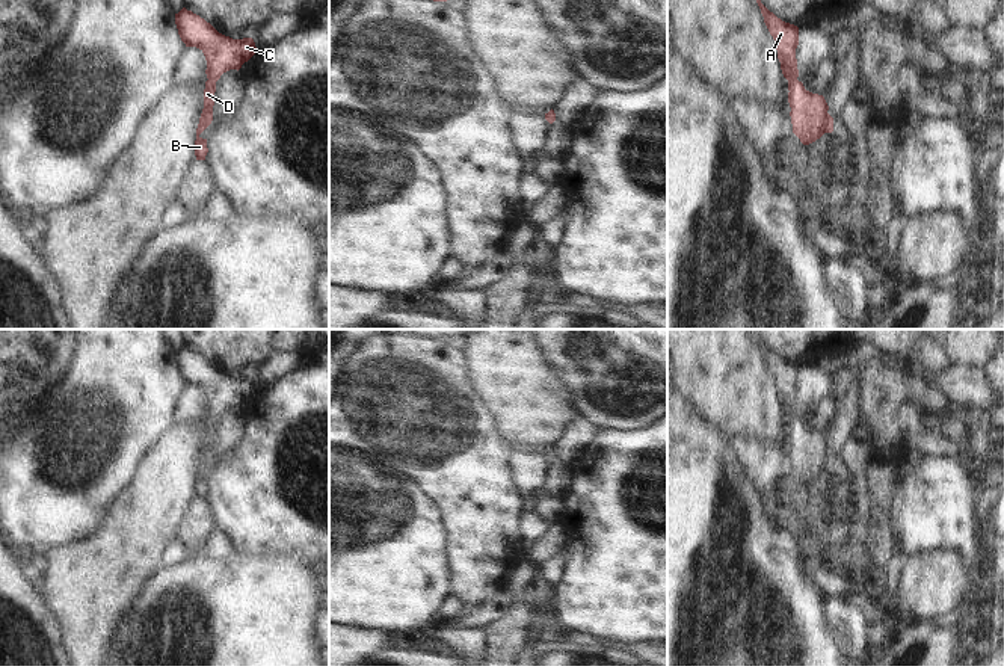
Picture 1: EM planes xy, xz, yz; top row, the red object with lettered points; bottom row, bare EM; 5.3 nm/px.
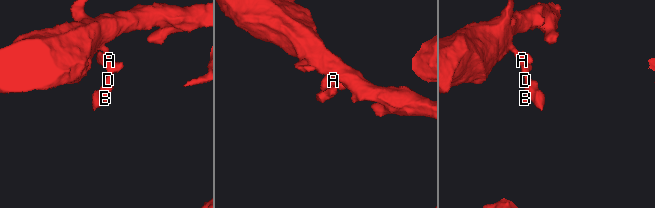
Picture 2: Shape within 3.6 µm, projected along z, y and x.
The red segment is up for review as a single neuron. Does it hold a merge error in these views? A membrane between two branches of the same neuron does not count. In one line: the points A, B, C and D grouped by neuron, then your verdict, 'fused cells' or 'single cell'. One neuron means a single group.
A B C D | single cell

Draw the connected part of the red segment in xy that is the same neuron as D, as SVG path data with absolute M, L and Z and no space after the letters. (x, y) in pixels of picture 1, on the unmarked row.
M183 346L175 352L178 373L186 385L199 387L207 399L207 420L204 427L204 447L196 467L195 494L196 498L205 498L208 491L207 477L199 473L213 459L213 444L216 420L229 408L240 408L257 390L252 376L233 378L219 372L210 361L199 353Z

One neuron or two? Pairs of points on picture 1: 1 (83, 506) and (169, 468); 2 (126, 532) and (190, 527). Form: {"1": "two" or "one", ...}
{"1": "two", "2": "two"}

